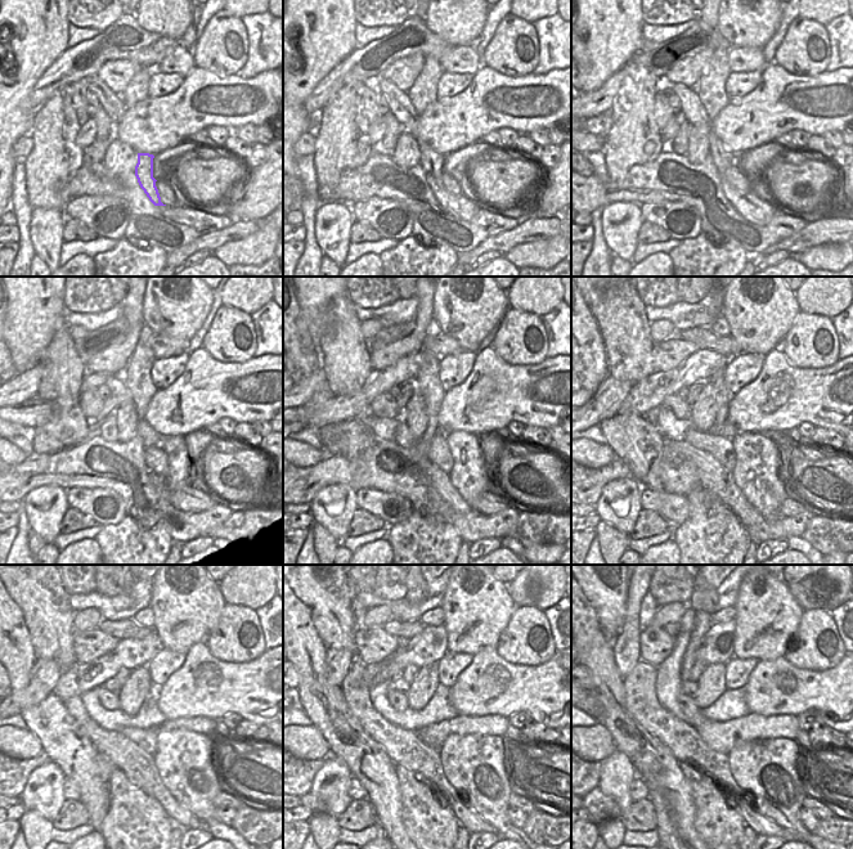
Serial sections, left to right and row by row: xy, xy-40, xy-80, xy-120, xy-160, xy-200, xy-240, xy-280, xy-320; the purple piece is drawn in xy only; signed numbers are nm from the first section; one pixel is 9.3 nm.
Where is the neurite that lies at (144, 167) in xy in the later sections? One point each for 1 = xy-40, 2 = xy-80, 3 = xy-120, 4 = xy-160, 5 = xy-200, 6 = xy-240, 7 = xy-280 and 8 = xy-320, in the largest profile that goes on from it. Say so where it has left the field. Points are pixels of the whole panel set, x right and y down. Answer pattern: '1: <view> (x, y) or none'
1: xy-40 (462, 207)
2: xy-80 (753, 209)
3: xy-120 (191, 501)
4: xy-160 (488, 503)
5: xy-200 (789, 508)
6: xy-240 (223, 799)
7: xy-280 (526, 804)
8: xy-320 (824, 811)

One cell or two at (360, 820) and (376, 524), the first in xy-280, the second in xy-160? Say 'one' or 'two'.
one

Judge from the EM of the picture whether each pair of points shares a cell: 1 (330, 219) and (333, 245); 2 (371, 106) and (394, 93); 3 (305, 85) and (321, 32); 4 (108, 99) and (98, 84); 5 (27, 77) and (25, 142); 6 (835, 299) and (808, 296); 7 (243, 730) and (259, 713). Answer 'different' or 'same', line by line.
1: same
2: different
3: same
4: same
5: different
6: same
7: different

